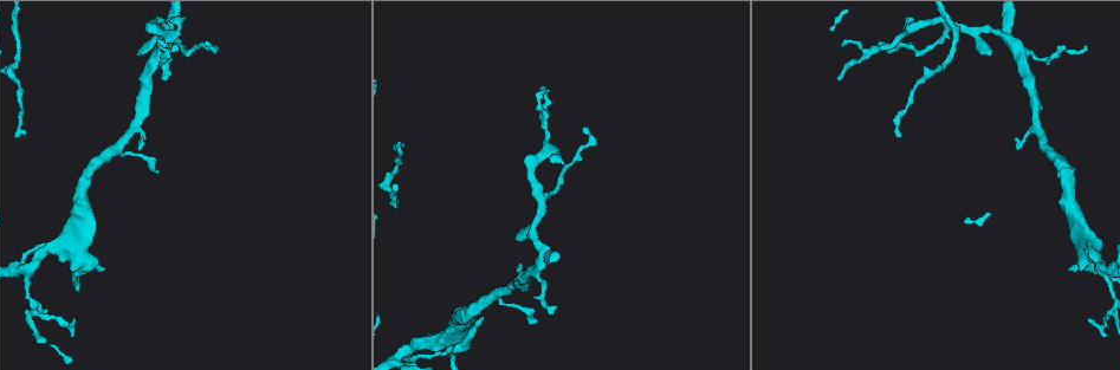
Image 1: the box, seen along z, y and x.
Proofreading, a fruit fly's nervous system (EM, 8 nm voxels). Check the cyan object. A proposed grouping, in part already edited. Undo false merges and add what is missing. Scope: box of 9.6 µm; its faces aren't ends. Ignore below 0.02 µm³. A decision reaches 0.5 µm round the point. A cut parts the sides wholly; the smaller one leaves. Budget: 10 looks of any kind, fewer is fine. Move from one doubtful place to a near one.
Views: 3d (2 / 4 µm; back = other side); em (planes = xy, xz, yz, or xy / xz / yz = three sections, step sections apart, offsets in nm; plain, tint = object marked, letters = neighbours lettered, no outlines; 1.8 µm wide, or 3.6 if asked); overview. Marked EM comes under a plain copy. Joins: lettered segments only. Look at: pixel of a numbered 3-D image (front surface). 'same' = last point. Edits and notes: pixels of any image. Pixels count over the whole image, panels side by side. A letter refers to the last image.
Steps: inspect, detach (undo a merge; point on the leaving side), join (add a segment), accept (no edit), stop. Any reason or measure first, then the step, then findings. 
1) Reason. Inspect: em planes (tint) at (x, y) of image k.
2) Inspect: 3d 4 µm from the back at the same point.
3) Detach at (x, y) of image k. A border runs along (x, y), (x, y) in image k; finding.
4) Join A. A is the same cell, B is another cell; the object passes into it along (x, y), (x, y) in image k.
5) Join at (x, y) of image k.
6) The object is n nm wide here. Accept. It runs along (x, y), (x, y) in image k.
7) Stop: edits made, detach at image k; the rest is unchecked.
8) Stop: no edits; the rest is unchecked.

Free end. Inspect: em planes (letters) at (914, 18) of image 1.

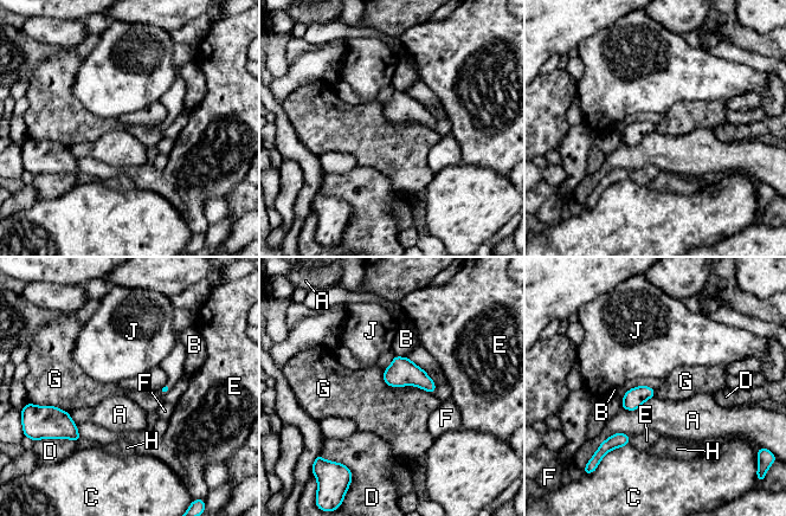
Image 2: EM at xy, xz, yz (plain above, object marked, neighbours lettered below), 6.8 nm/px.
Accept. A, B, C, D, E, F, G, H and J are other cells; a border runs along (46, 405), (53, 405), (69, 414) in image 2; none of them fits.

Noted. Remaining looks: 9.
Tapers out. Inspect: 3d 4 µm at (139, 148) of image 1.

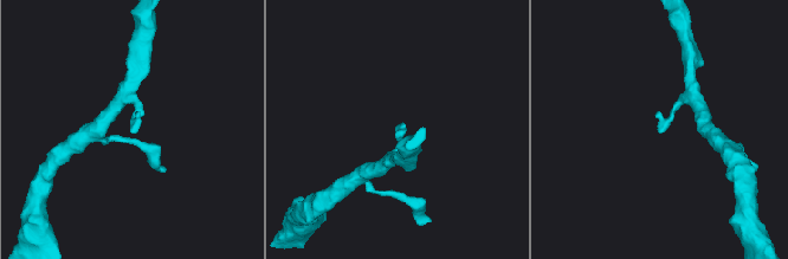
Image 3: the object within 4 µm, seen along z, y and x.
Inspect: em yz step 8 (letters) at (659, 131) of image 3.

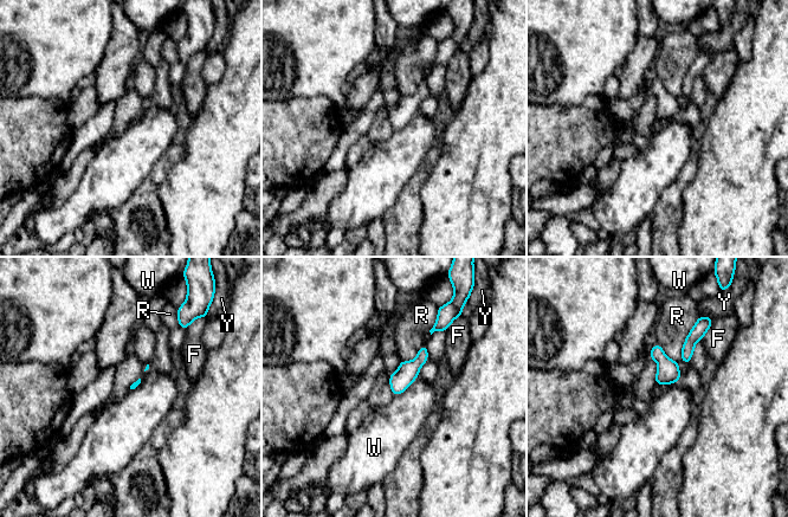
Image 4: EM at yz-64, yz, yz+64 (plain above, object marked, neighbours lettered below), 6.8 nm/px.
Another direction. Inspect: em planes (letters) at the same point.

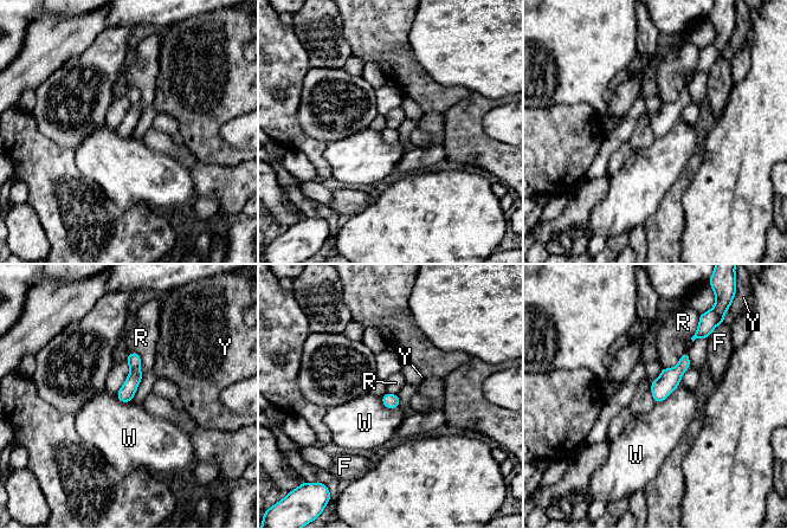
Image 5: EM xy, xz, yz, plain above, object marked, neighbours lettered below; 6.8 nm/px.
Accept. F, R, W and Y are other cells; it runs along (134, 355), (134, 379), (124, 399) in image 5; no lettered segment goes on from it.

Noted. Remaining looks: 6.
Branch stops here. Inspect: em planes (letters) at (16, 135) of image 1.

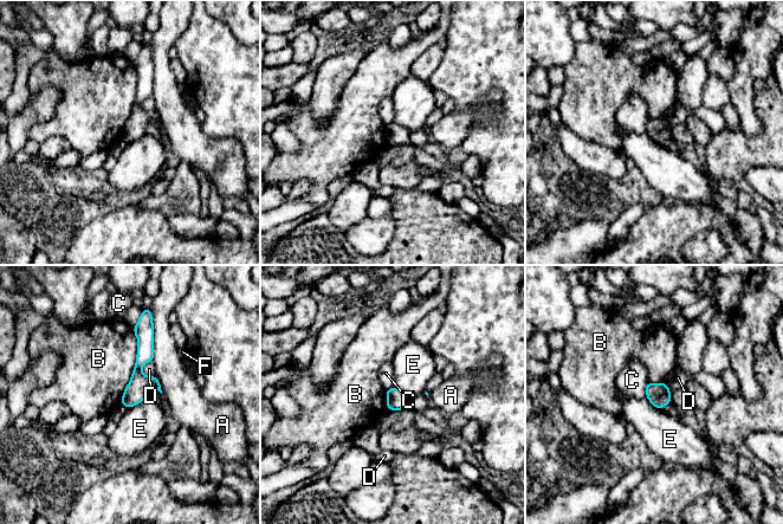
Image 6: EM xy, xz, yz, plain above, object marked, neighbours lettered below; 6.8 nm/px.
The object is 140 nm wide here. Accept. A, B, C, D, E and F are other cells; none of them fits.

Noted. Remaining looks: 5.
Free end. Inspect: 3d 2 µm at (73, 318) of image 1.

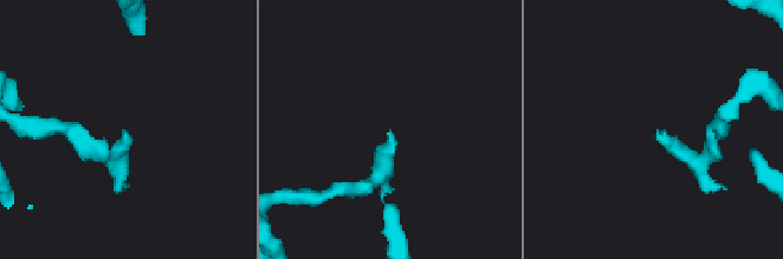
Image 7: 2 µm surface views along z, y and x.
Shape alone is not enough. Inspect: em xz step 16 (tint) at (126, 130) of image 7.

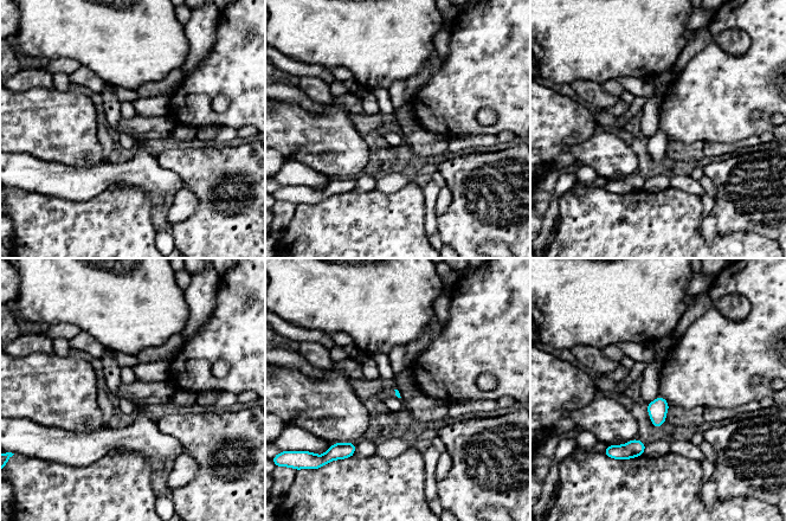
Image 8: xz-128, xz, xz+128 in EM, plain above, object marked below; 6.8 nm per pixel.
What lies round it. Inspect: em xz step 16 (letters) at the same point.

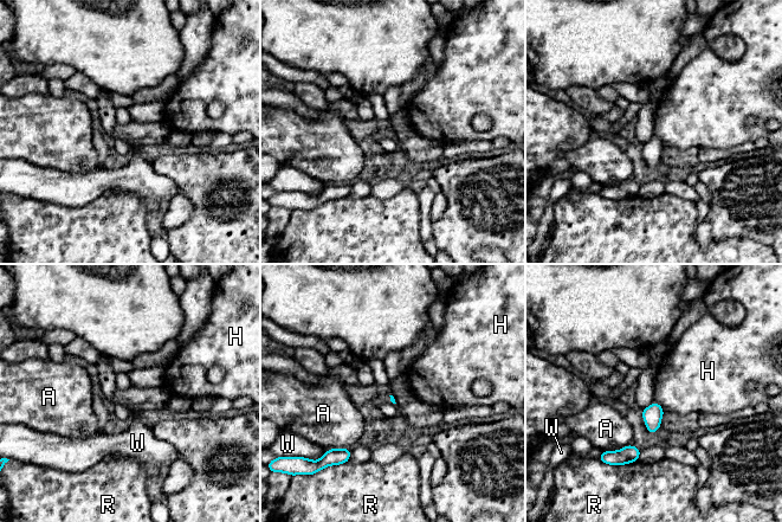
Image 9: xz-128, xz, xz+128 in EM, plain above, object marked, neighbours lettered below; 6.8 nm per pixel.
The longest contact is with A, 190 nm. Accept. A, H, R and W are other cells; a border runs along (656, 401), (664, 413) in image 9; none of them fits.

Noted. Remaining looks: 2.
Stop: no edits; the rest is unchecked.

